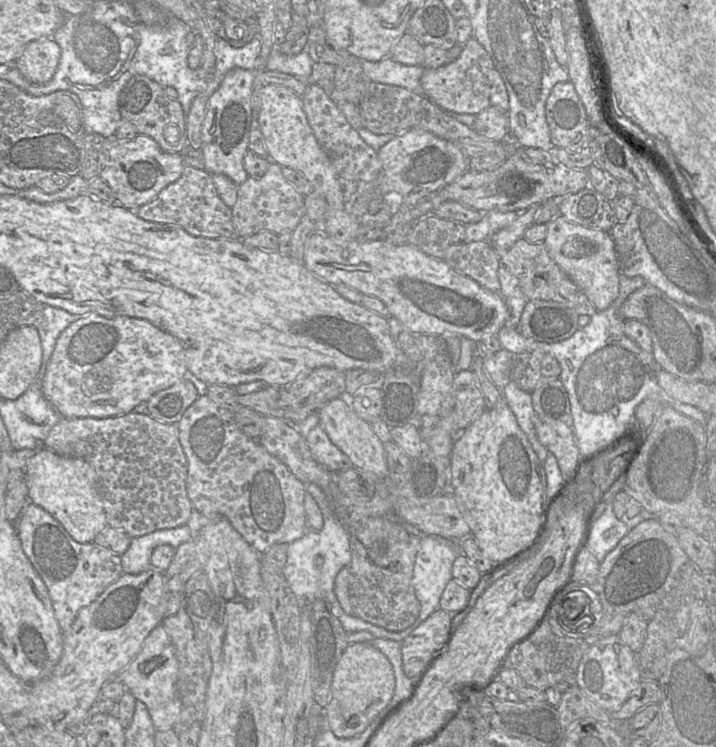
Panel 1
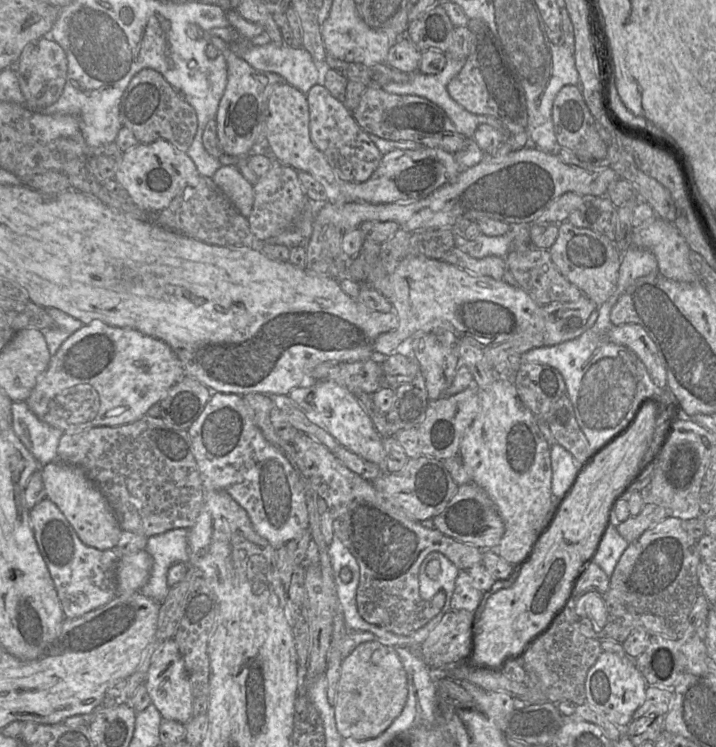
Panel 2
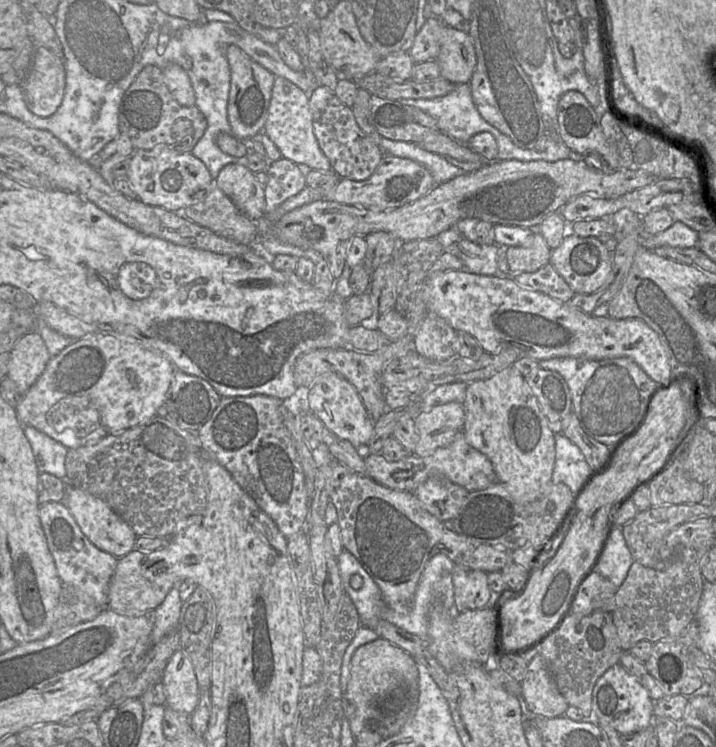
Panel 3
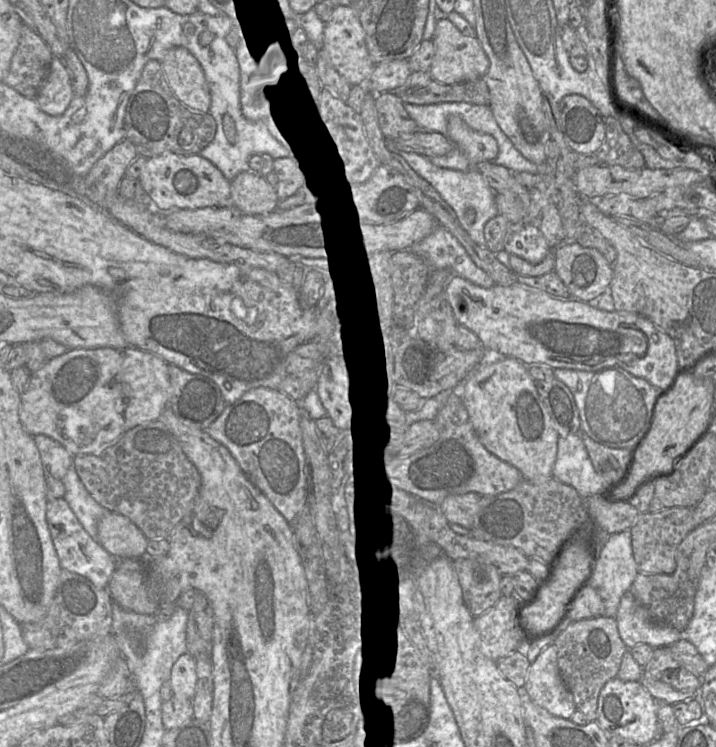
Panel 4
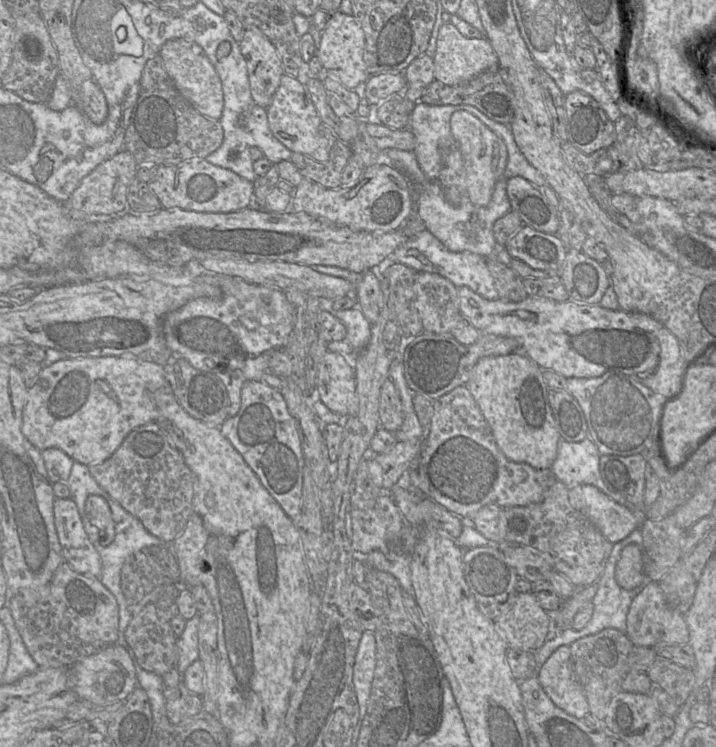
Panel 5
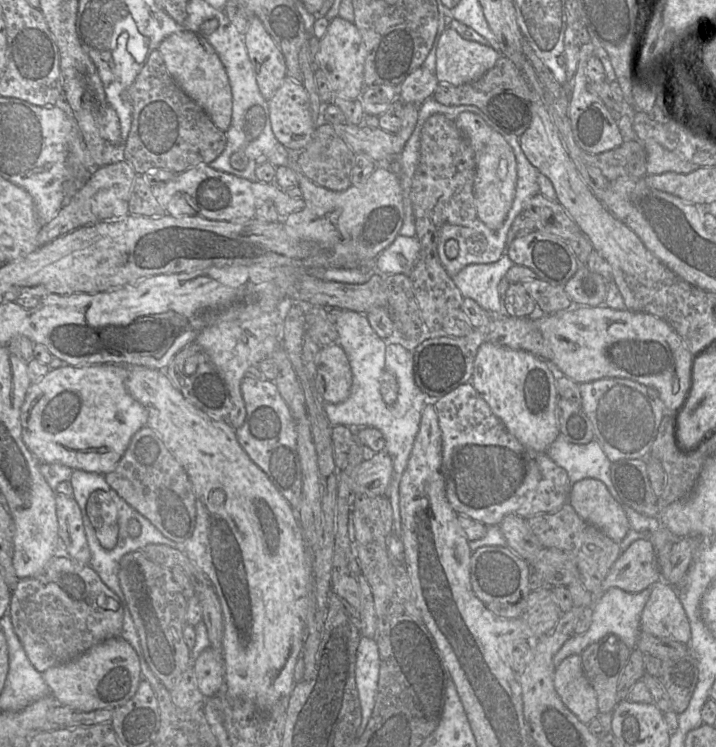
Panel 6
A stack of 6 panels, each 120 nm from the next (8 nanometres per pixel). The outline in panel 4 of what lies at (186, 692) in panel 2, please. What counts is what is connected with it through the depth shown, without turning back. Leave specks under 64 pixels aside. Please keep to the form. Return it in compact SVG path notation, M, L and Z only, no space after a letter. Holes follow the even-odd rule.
M182 654L172 666L169 683L175 697L192 700L197 684L196 659Z

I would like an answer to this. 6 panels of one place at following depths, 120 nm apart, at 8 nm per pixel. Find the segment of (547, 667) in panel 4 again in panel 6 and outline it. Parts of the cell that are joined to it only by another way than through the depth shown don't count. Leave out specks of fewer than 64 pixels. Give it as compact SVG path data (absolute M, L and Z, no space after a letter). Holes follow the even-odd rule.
M580 655L566 657L556 667L553 682L564 705L582 723L598 717L597 695L584 674Z

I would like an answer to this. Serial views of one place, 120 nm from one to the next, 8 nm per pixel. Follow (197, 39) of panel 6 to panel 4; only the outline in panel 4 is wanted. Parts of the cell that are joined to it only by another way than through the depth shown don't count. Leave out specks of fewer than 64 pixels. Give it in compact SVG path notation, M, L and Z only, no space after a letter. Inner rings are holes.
M185 47L171 48L161 61L175 96L189 109L209 112L211 93L203 68Z

